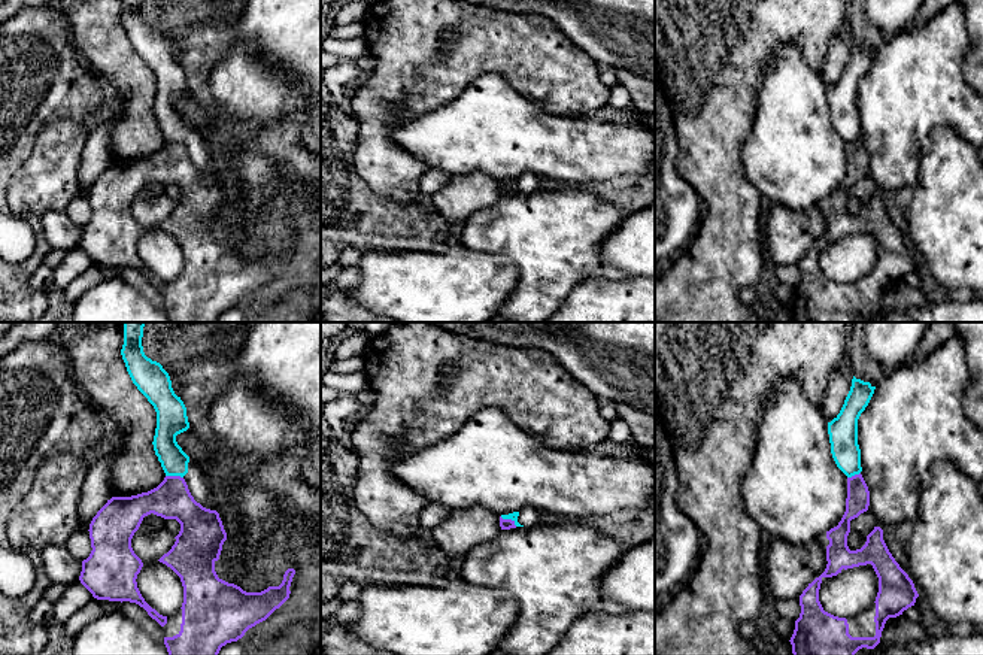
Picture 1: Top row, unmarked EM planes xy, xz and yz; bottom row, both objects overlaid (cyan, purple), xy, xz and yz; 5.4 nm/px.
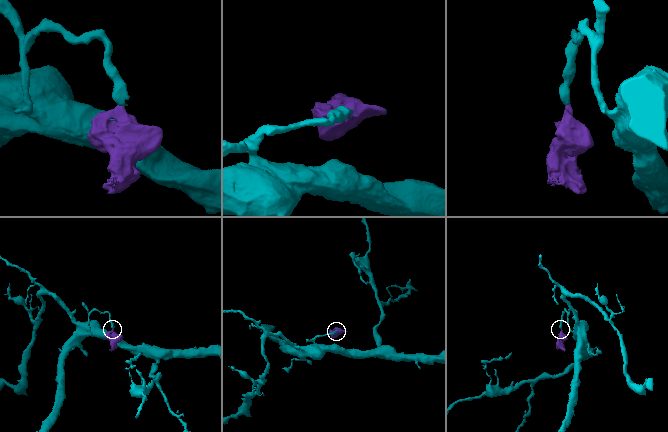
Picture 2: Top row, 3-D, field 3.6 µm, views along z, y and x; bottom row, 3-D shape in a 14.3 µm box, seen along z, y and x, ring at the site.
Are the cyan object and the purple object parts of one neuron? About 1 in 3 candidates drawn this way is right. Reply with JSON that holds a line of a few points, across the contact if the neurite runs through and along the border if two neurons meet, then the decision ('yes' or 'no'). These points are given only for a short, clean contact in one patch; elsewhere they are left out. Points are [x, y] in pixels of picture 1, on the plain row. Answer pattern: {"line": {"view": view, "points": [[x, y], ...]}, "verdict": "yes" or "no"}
{"line": {"view": "xz", "points": [[500, 182], [509, 184], [516, 191]]}, "verdict": "no"}

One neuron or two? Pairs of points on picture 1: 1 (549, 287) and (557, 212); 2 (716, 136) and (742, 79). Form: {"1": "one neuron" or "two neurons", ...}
{"1": "one neuron", "2": "one neuron"}

